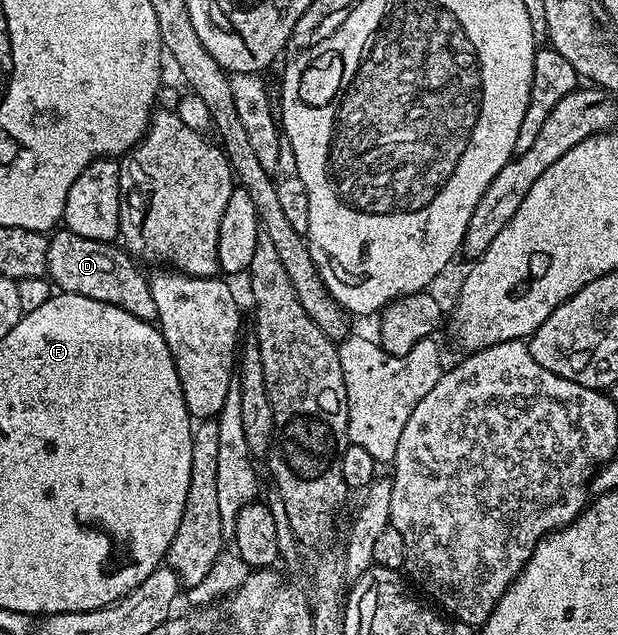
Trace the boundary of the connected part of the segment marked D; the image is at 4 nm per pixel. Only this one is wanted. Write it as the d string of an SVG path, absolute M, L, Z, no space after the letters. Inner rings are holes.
M66 227L57 228L48 237L46 276L61 293L73 293L107 305L118 305L138 319L155 322L156 308L149 278L140 274L141 266L123 248L116 247L107 241L74 235L74 231Z

